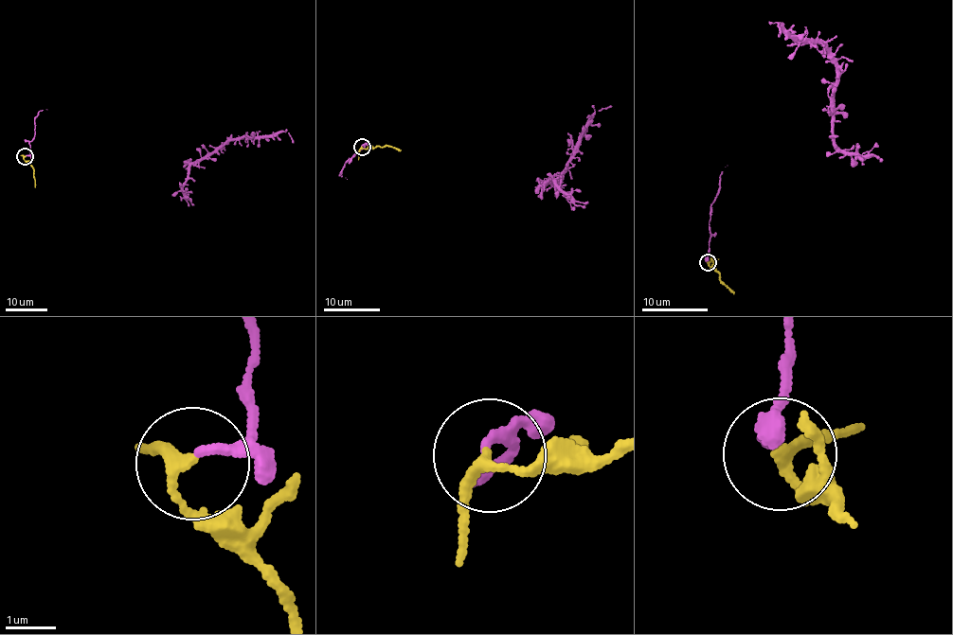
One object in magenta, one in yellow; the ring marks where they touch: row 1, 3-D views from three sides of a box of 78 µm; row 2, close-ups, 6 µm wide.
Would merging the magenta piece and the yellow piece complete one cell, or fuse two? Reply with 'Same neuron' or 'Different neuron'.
Different neuron

